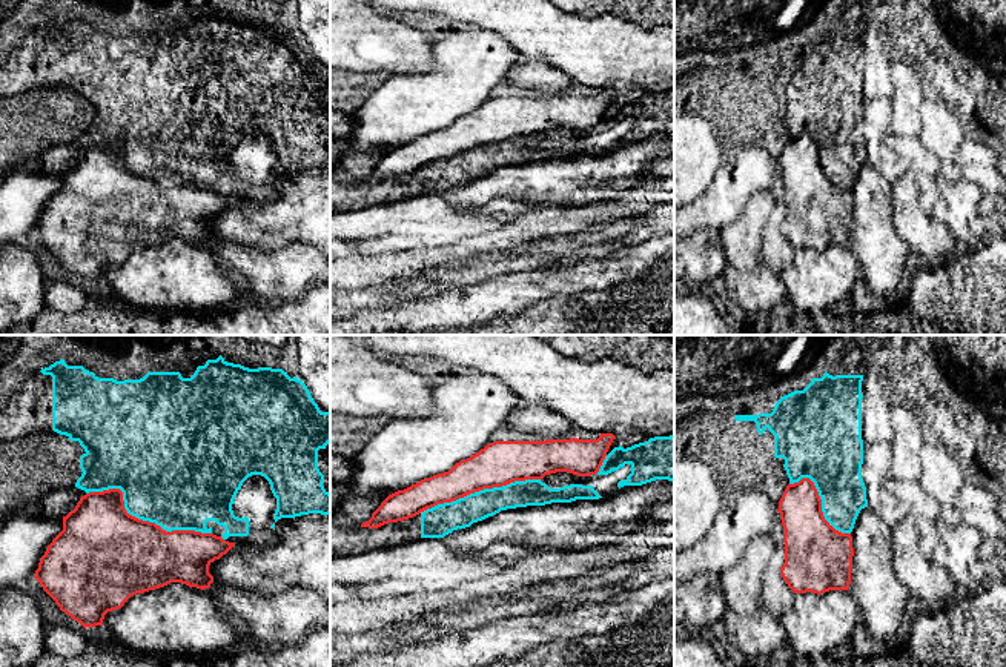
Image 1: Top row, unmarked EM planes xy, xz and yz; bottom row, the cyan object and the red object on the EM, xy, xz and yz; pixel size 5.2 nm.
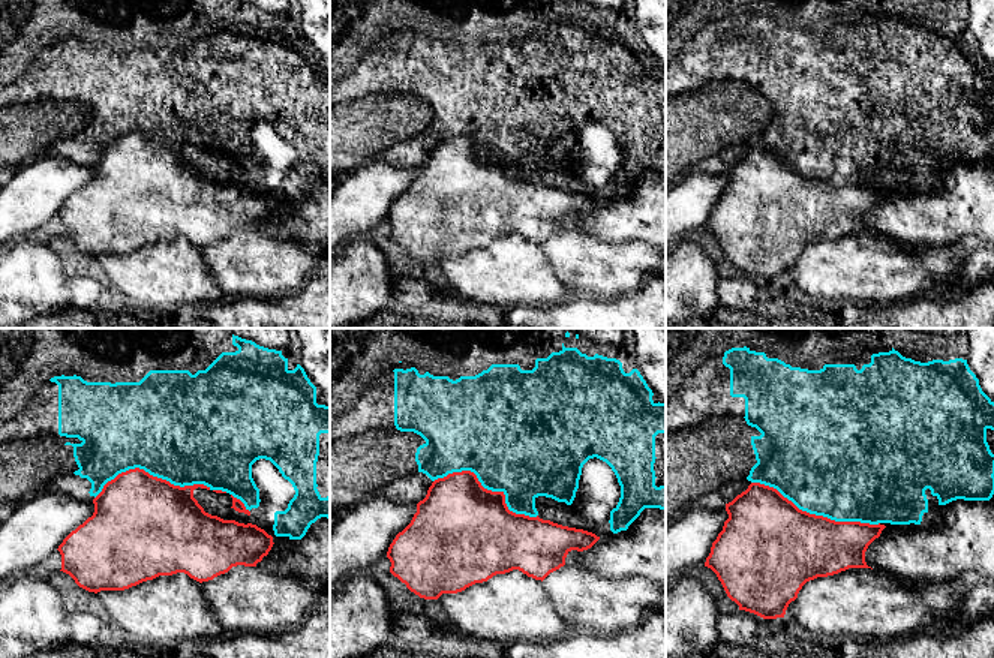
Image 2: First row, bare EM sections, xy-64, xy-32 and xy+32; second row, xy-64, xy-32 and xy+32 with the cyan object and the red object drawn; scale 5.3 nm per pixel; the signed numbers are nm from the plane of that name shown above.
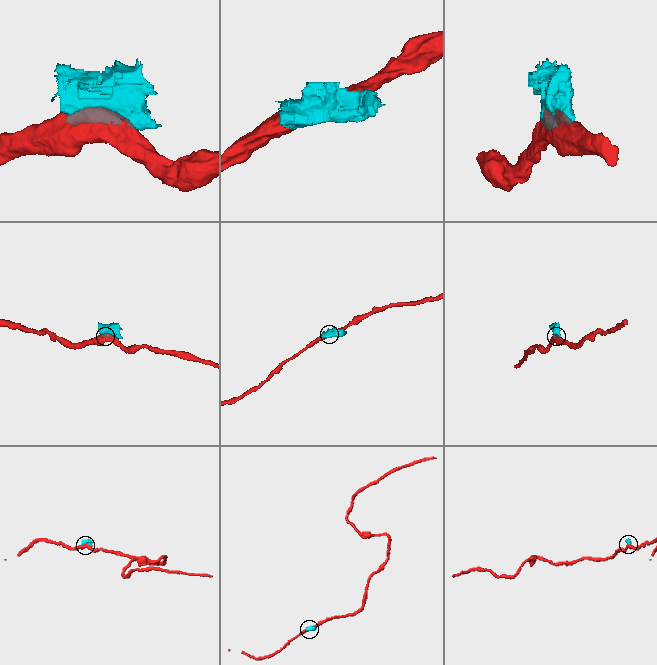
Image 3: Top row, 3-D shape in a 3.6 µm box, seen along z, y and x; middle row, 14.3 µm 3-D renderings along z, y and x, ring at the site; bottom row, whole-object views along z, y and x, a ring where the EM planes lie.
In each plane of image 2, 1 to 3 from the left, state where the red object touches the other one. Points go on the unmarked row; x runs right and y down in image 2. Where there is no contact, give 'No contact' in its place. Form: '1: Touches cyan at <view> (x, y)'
1: Touches cyan at xy-64 (150, 138)
2: Touches cyan at xy-32 (489, 153)
3: Touches cyan at xy+32 (816, 179)

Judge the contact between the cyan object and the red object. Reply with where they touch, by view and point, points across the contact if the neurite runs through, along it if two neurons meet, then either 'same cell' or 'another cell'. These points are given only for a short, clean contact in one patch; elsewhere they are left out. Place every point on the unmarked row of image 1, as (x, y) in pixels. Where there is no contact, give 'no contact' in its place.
xy (142, 174) | another cell

